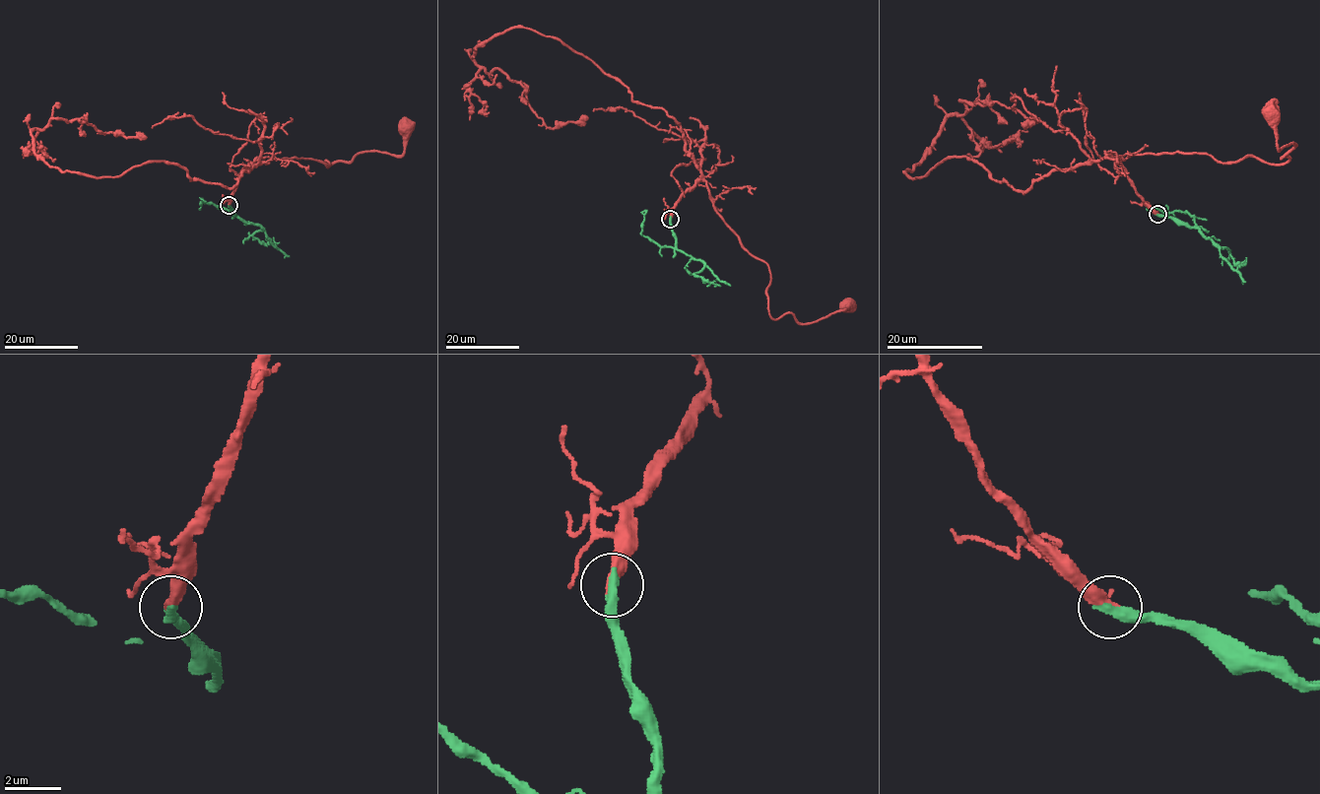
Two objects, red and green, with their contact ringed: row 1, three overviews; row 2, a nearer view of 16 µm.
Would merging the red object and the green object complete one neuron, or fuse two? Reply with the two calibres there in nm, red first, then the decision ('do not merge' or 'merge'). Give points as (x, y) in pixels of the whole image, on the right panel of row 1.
400/400 nm | merge

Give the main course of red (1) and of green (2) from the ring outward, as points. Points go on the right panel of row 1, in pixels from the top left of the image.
1: (1157, 215), (1105, 157), (1203, 153), (1219, 163), (1285, 164), (1295, 145), (1279, 150), (1274, 113)
2: (1157, 215), (1174, 217), (1196, 228), (1218, 246), (1226, 248), (1240, 266), (1246, 257)

